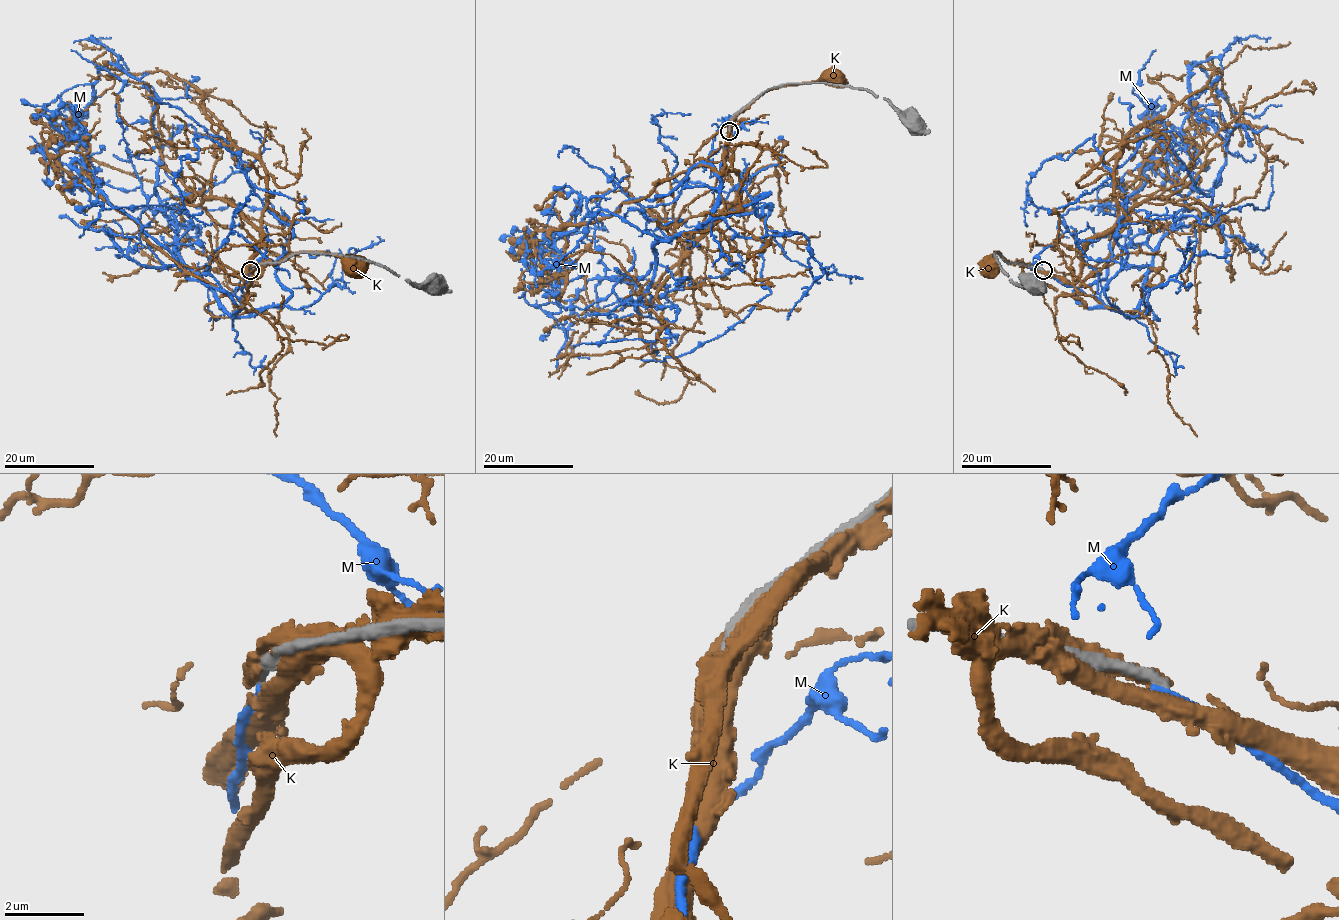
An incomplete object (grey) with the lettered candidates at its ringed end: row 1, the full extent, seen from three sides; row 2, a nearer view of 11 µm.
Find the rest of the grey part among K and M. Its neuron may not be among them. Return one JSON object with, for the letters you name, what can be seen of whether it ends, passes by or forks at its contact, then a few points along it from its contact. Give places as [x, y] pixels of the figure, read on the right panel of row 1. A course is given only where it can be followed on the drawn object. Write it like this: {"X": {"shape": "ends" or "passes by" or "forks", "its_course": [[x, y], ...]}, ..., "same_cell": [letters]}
{"same_cell": []}

